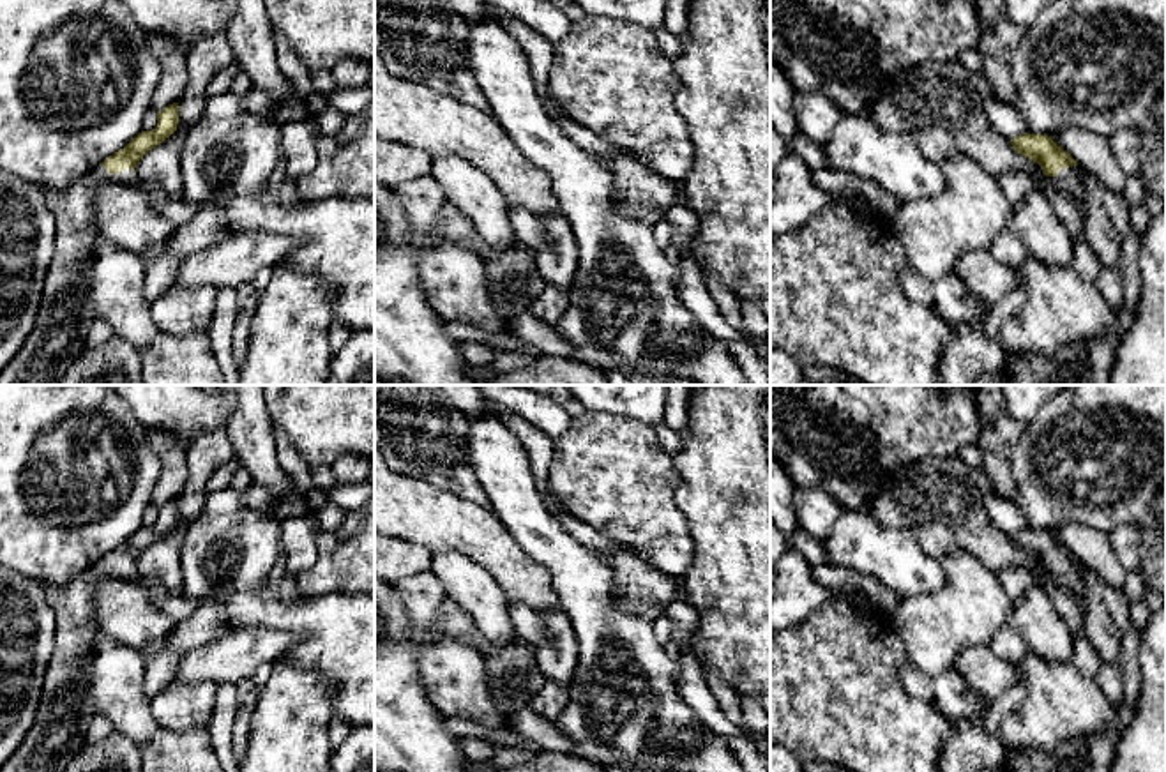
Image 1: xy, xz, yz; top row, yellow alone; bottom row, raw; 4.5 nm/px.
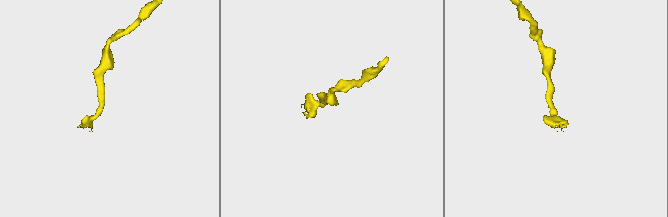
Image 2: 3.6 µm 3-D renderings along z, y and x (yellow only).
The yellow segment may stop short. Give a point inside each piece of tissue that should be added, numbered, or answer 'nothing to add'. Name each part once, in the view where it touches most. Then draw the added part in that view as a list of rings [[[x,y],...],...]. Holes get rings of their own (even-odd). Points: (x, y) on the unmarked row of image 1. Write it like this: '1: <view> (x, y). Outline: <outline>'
1: xy (66, 709). Outline: [[[97,562],[64,587],[44,587],[57,617],[53,654],[34,724],[0,772],[65,772],[85,746],[95,715],[88,693],[88,652],[102,636],[95,620],[95,587],[106,576],[132,581],[136,571],[131,564],[111,571]]]

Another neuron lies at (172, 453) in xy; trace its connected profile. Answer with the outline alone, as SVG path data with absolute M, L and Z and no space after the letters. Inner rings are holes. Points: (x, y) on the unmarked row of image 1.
M148 428L148 442L161 461L161 475L152 488L150 505L161 507L182 495L187 481L186 443L166 431Z

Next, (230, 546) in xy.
M224 488L207 496L200 516L186 528L180 548L184 595L223 602L237 592L263 590L281 556L281 521Z

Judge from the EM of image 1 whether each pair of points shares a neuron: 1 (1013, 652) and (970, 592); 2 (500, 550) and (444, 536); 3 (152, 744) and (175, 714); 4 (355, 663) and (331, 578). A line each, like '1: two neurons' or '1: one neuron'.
1: two neurons
2: one neuron
3: two neurons
4: two neurons

